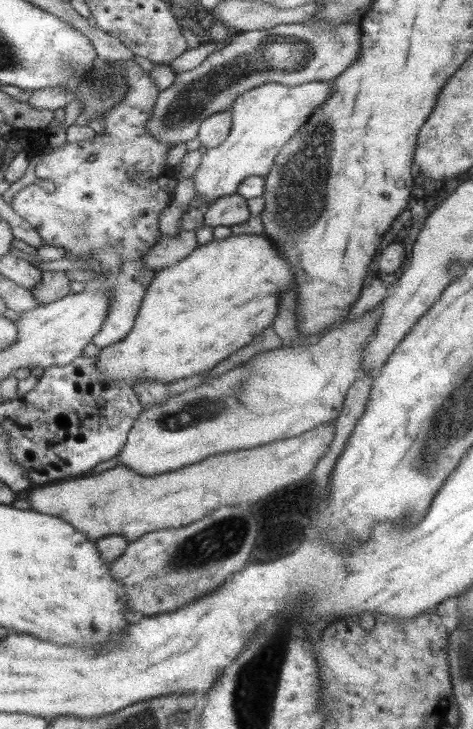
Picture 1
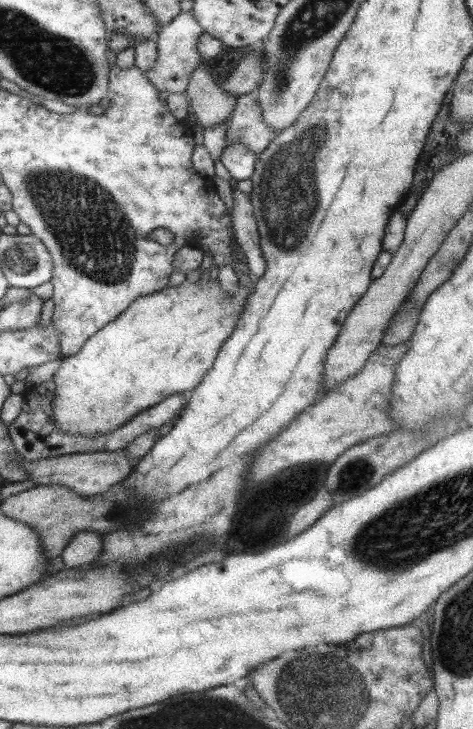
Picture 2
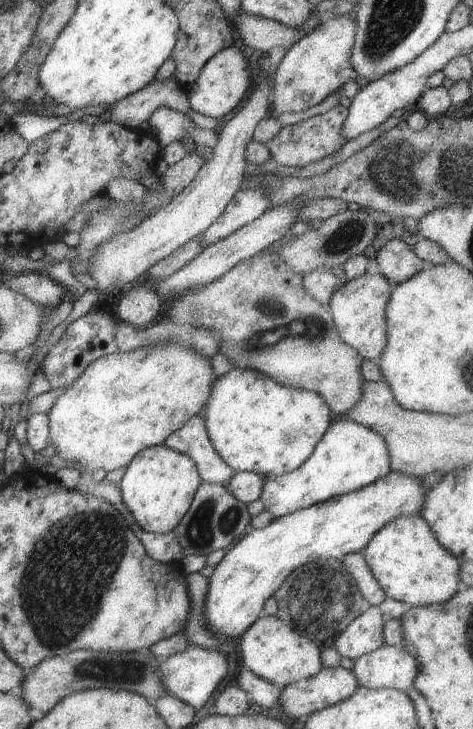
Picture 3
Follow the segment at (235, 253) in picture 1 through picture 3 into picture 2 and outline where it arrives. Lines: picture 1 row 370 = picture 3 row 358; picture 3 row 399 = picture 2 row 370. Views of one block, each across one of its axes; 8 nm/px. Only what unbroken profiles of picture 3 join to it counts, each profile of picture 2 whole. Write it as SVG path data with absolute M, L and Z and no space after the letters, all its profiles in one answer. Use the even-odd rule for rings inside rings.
M209 278L206 284L202 284L200 280L192 283L185 280L181 285L165 287L162 290L148 293L146 296L140 296L138 300L130 304L130 307L121 316L118 316L116 320L112 320L111 323L106 324L106 326L103 326L96 334L92 335L84 343L80 352L72 356L63 357L62 366L59 366L55 376L52 376L55 384L54 390L56 391L56 396L54 400L52 400L52 405L54 405L54 408L52 408L52 421L54 421L54 425L60 427L62 431L70 435L102 435L115 431L116 428L126 424L126 422L130 421L136 414L145 411L147 408L156 406L156 404L162 402L167 396L183 393L189 394L202 382L202 379L206 376L206 372L212 368L222 344L224 344L224 342L228 340L228 336L234 332L236 321L238 321L243 314L245 305L247 304L246 298L248 298L250 292L251 290L248 287L240 286L232 295L228 295L228 293L222 291L218 279L212 280Z

